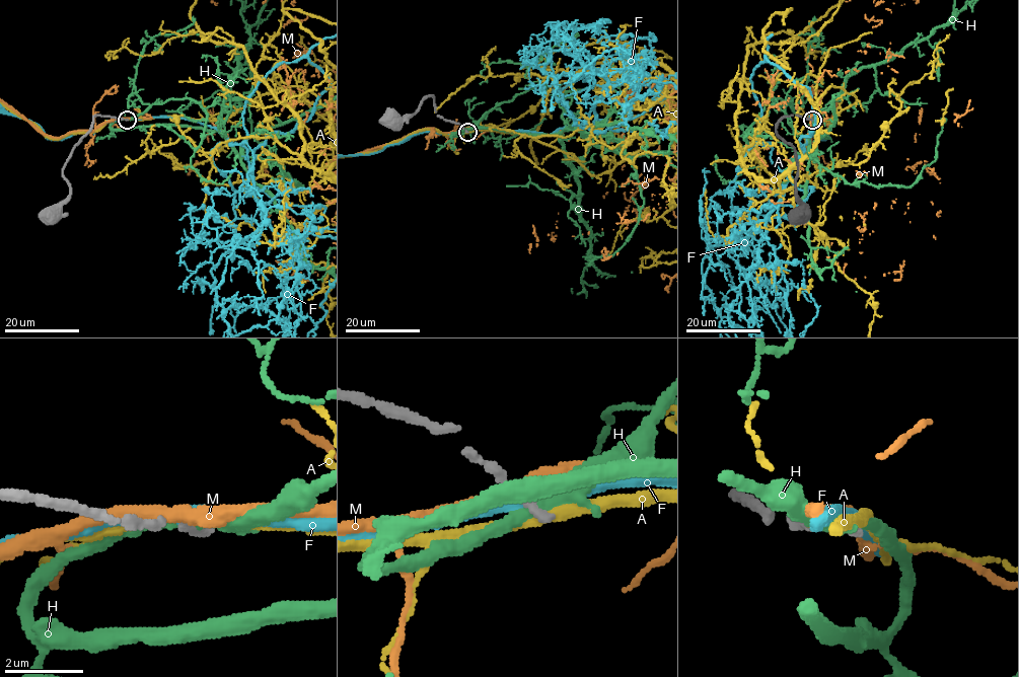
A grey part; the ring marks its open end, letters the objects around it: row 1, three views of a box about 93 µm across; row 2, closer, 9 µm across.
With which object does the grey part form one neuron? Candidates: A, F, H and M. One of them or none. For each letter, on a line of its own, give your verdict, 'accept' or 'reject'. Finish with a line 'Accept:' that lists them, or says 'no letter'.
A: reject
F: reject
H: reject
M: reject
Accept: no letter

